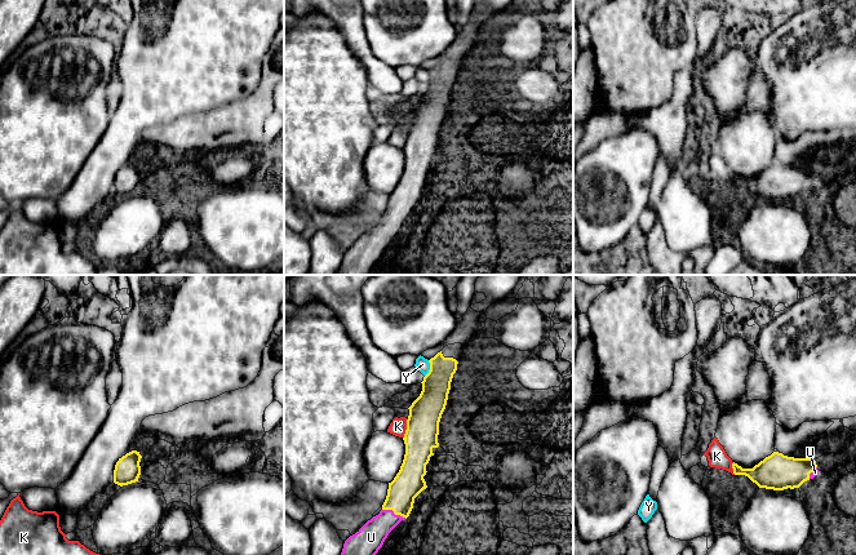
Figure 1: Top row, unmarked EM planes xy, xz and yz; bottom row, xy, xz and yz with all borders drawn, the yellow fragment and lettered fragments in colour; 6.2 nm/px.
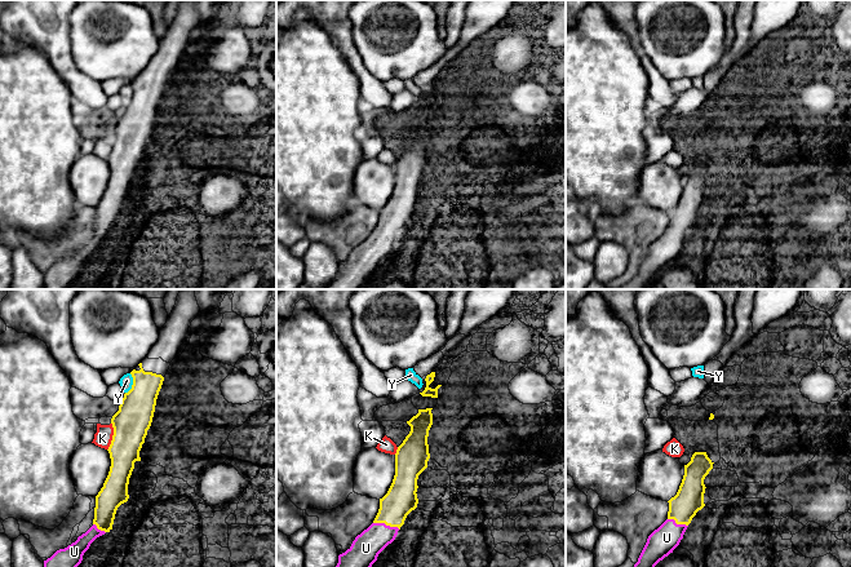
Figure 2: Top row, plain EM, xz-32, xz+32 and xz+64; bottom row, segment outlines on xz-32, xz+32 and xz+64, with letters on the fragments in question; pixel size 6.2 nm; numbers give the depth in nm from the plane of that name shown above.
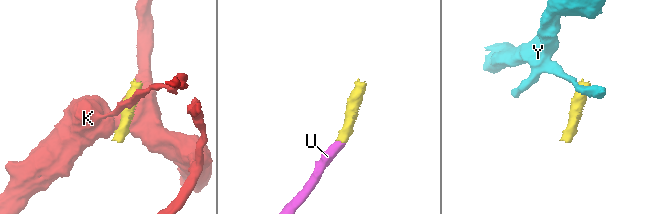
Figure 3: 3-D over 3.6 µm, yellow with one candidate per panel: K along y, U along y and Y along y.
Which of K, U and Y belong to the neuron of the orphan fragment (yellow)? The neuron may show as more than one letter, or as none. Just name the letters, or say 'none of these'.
U

